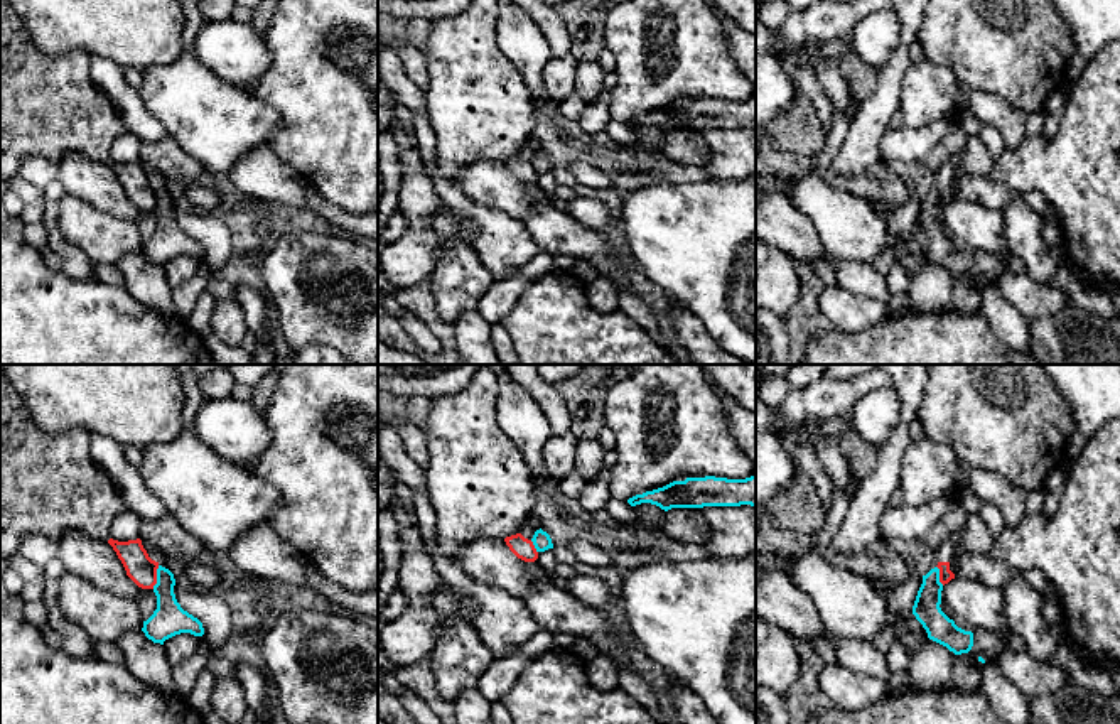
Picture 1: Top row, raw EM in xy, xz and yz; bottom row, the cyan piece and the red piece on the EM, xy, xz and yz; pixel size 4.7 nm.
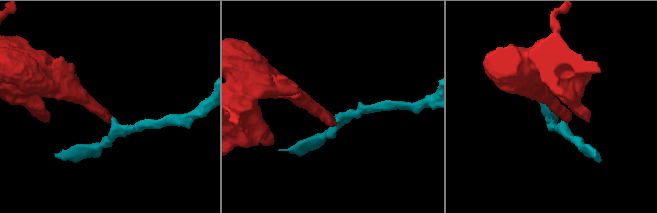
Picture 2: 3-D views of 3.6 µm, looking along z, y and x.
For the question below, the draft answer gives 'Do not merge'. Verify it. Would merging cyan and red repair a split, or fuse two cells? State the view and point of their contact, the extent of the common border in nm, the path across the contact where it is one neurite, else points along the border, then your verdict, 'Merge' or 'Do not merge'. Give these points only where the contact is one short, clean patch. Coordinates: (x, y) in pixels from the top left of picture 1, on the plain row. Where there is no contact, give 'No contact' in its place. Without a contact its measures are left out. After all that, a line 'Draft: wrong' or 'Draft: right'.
Touches cyan at xy (157, 199). Shared border 120 nm. Boundary: xy (159, 188), (152, 210). Do not merge
Draft: right

